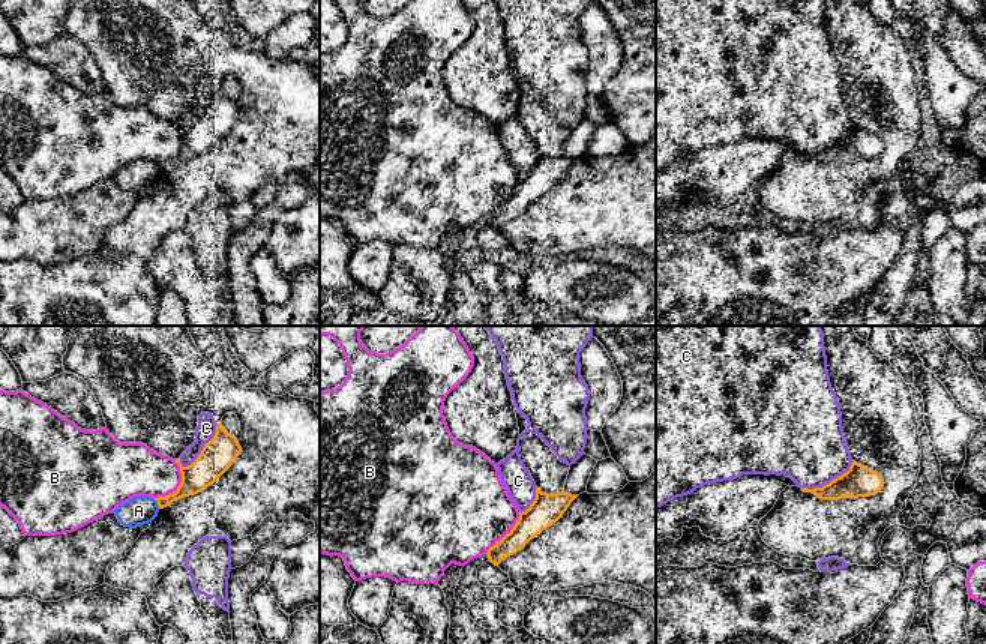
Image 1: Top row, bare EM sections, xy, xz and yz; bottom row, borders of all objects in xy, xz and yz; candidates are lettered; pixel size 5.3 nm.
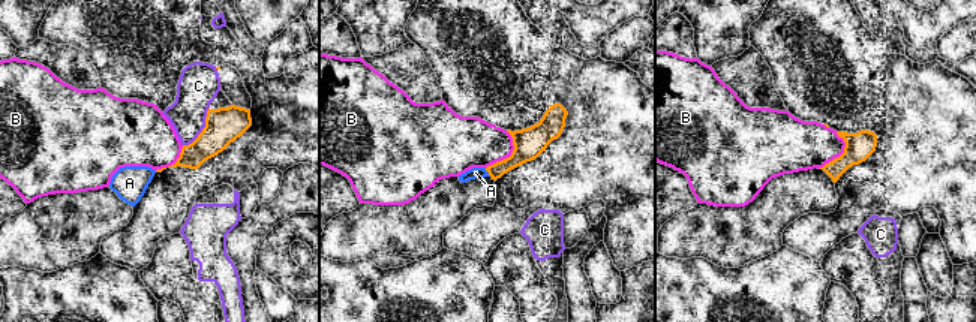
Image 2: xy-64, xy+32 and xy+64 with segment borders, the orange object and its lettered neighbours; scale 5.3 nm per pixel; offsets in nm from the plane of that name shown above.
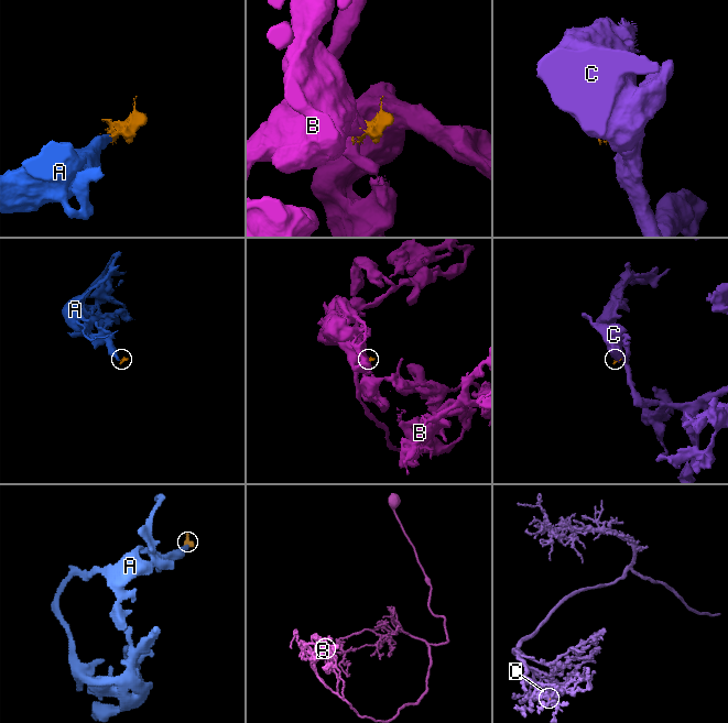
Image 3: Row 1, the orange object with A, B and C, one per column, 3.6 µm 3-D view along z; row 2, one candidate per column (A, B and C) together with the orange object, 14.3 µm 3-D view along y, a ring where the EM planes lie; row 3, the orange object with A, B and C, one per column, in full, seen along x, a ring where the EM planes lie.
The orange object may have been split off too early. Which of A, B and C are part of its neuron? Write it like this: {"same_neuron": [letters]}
{"same_neuron": []}

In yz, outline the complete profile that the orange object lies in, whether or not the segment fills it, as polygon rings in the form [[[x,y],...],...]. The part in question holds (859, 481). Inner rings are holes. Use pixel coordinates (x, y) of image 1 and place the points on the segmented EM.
[[[852,461],[849,470],[836,477],[822,488],[801,488],[803,492],[812,492],[821,500],[840,500],[845,497],[870,497],[881,492],[884,479],[876,471]]]

